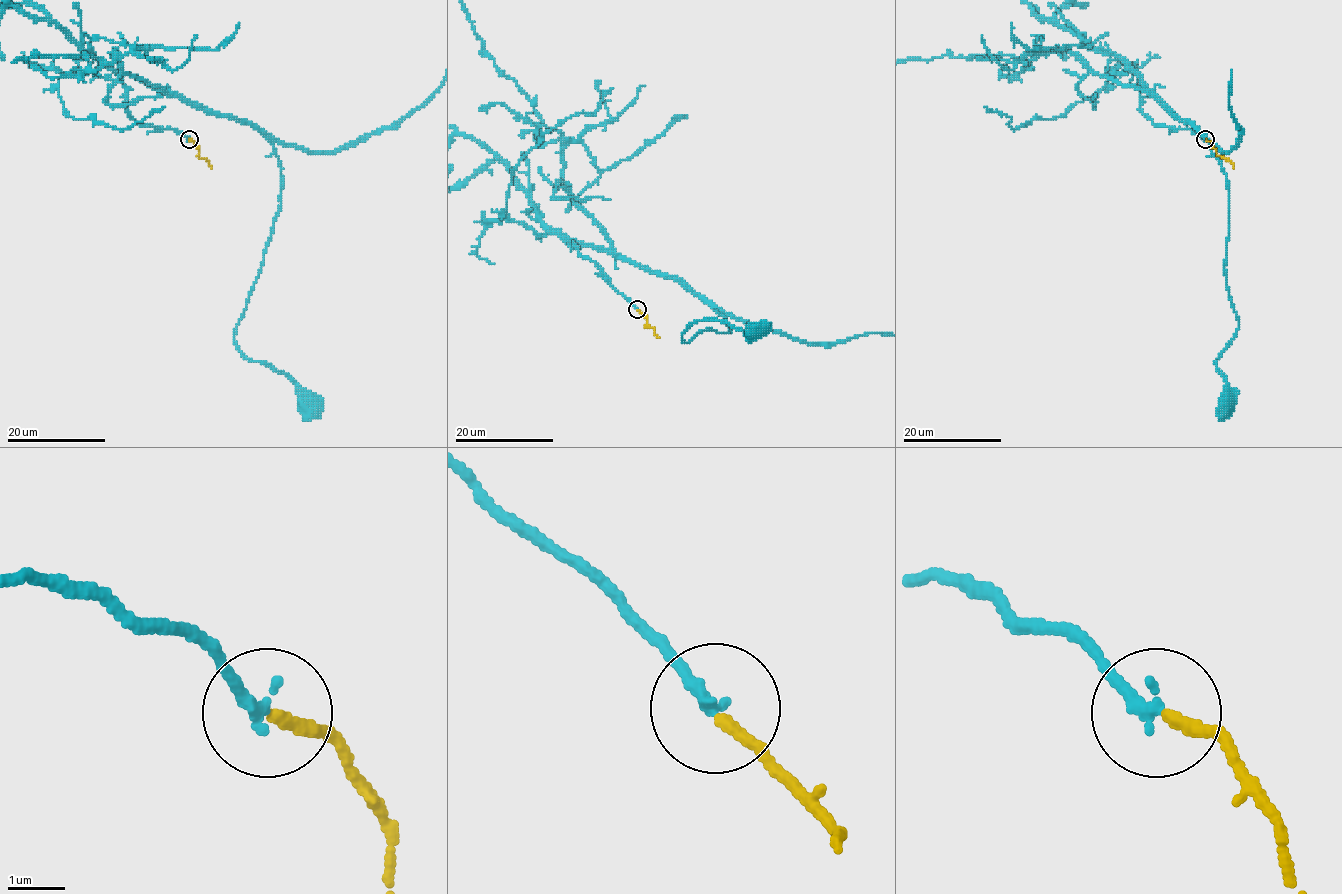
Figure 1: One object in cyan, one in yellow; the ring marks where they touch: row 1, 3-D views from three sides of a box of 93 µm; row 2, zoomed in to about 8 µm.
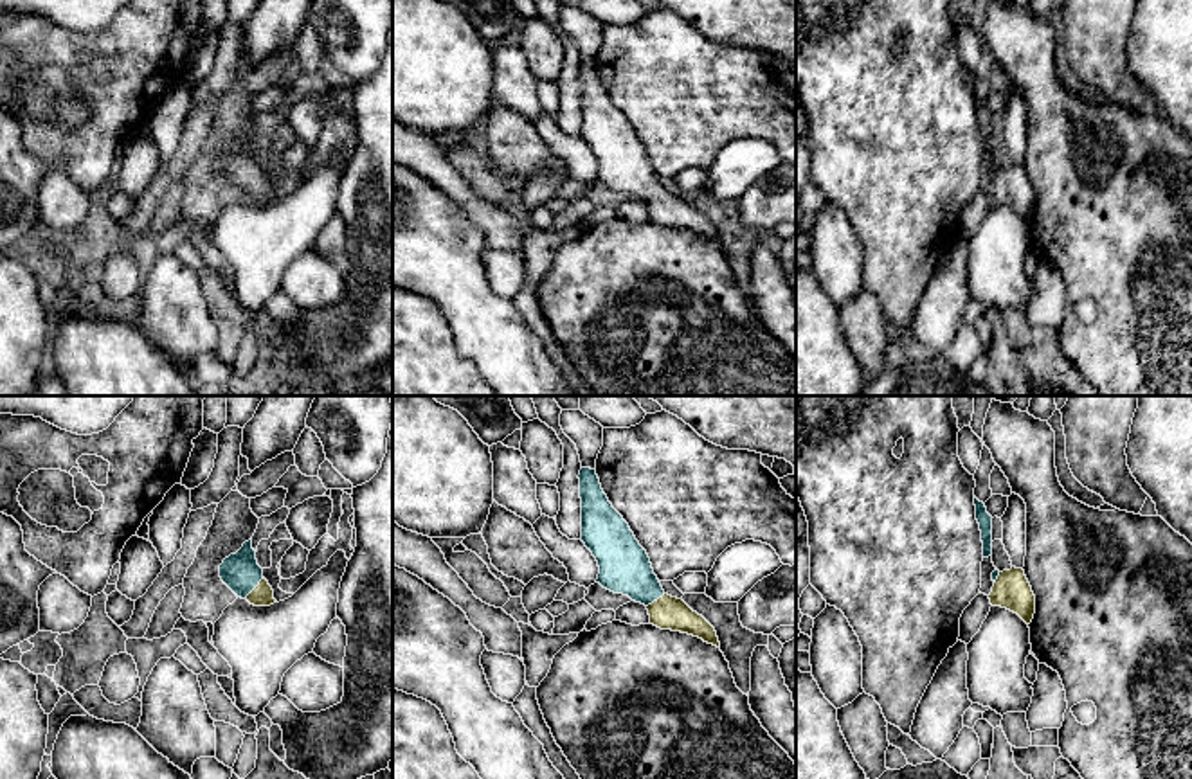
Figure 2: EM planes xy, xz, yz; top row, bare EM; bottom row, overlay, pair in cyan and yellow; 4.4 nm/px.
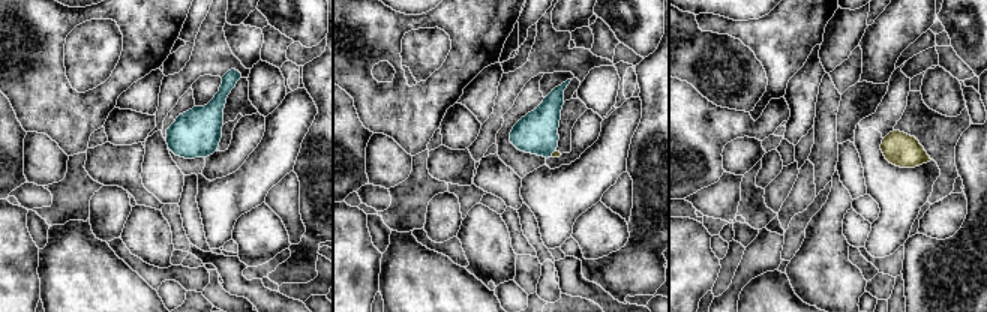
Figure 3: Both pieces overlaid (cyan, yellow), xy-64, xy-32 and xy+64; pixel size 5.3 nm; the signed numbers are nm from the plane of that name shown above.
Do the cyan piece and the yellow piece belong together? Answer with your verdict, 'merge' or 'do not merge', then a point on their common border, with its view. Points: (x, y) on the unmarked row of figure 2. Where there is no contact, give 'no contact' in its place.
merge; contact xy (254, 184)

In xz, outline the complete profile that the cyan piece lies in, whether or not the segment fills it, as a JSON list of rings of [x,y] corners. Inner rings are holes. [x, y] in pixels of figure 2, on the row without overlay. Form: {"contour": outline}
{"contour": [[[580,67],[582,139],[598,158],[596,180],[646,203],[650,221],[702,236],[720,245],[715,225],[682,196],[668,193],[646,148],[601,86],[596,67]]]}

